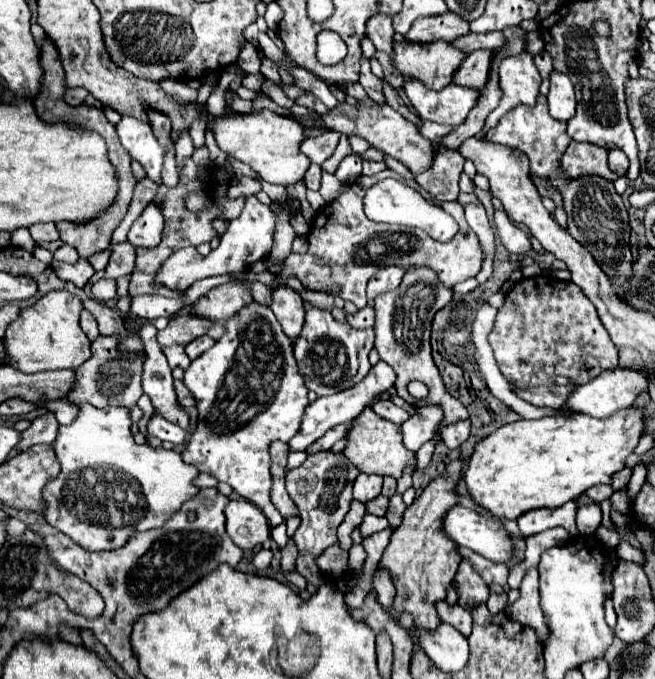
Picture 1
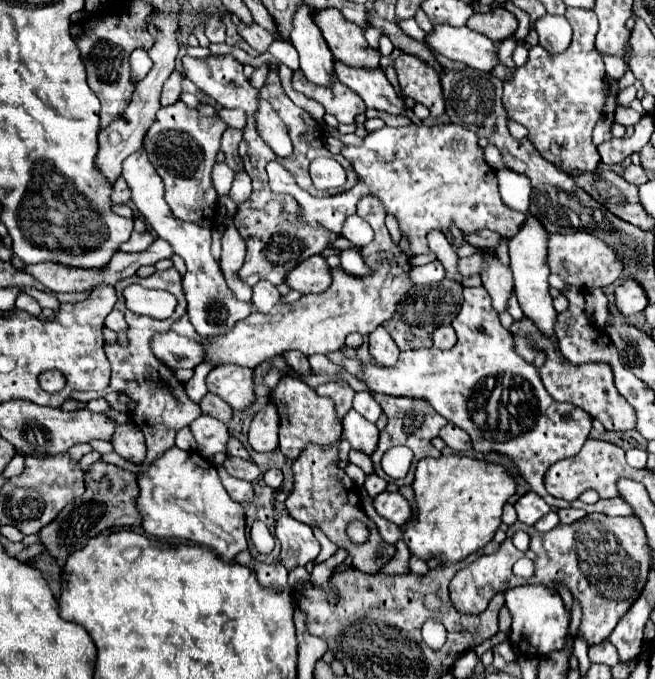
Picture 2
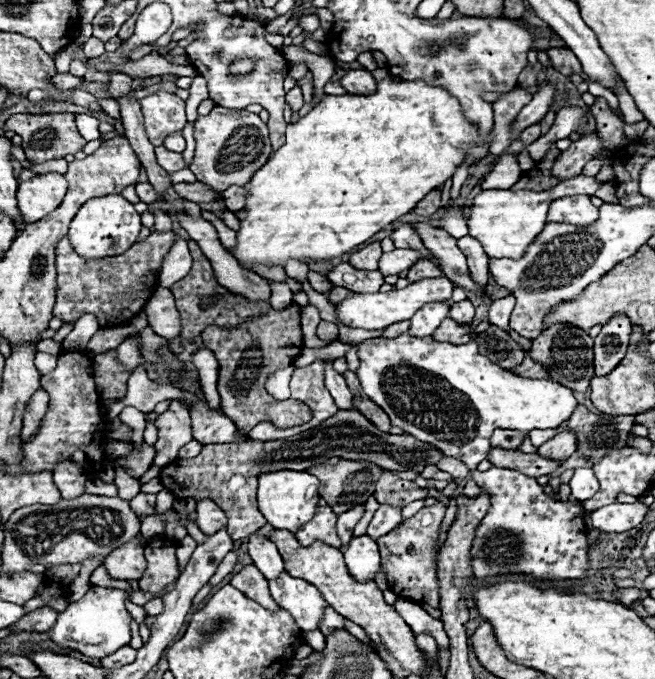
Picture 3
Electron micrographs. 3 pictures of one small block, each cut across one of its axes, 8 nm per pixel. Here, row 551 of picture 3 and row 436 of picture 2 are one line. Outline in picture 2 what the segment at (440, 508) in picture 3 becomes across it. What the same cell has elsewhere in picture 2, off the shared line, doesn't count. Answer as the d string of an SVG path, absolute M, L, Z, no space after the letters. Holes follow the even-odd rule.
M374 394L374 398L380 402L384 414L388 414L388 424L386 424L386 428L380 432L380 440L378 440L376 452L370 456L372 462L374 462L374 474L378 474L380 478L384 478L386 482L394 482L394 484L398 484L398 486L408 486L408 484L412 484L412 480L414 480L414 468L416 468L418 460L428 458L428 456L432 456L432 458L440 458L440 456L442 456L442 452L432 446L432 438L438 436L438 432L448 424L448 420L446 420L444 416L440 416L426 400L386 398L384 394ZM398 444L408 446L408 448L414 452L414 460L412 460L412 466L410 466L410 472L408 472L406 478L402 478L402 480L392 480L392 478L388 478L386 472L380 468L380 460L382 460L382 456L384 456L384 452L386 452L388 448L398 446Z

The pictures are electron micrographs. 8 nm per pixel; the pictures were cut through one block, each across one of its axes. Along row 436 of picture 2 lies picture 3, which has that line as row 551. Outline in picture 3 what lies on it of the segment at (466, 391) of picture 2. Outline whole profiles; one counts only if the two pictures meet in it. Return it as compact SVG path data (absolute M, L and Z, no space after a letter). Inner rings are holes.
M492 466L488 472L474 470L472 480L488 490L492 502L488 514L476 528L470 550L472 570L478 580L516 572L538 580L576 580L586 574L588 540L580 504L554 500L544 494L536 478L508 468Z

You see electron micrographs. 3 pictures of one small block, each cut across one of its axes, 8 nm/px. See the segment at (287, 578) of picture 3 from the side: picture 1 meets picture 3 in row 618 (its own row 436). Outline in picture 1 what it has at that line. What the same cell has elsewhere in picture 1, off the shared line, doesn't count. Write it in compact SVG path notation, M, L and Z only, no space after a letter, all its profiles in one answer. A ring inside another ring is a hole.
M378 362L376 366L370 368L370 372L362 378L362 382L358 382L358 386L352 386L350 390L342 390L338 394L332 394L332 396L324 396L324 398L318 398L316 402L312 402L306 412L304 412L304 418L302 418L302 426L298 430L298 434L288 442L290 444L290 450L306 450L312 442L316 442L320 436L324 436L326 430L330 430L332 426L336 424L342 424L342 422L348 422L352 418L356 418L366 406L370 406L374 402L376 396L384 394L386 390L390 390L396 382L396 374L394 370L386 364L386 362Z

